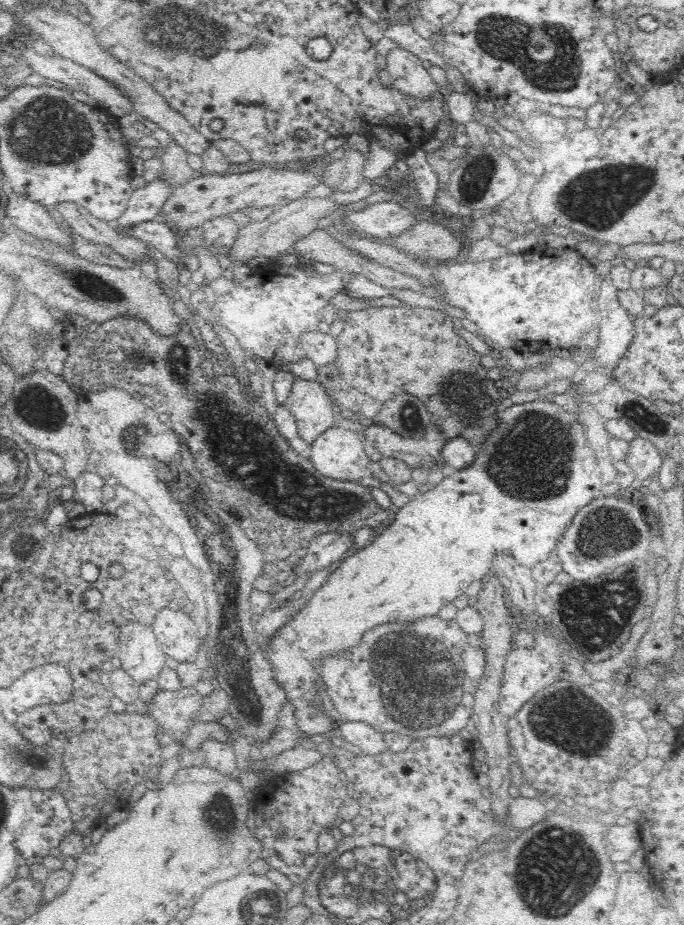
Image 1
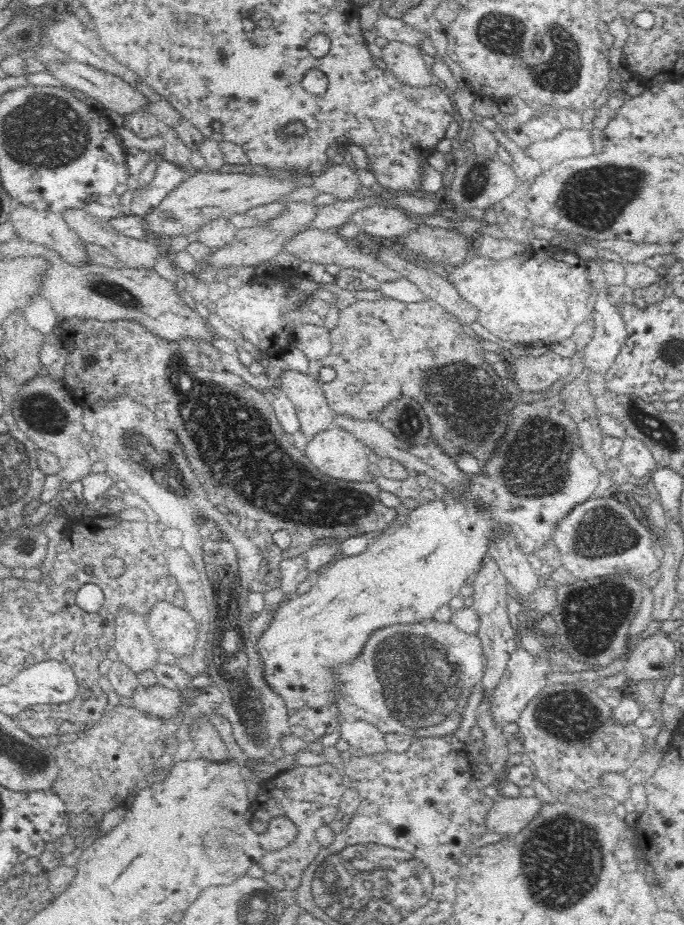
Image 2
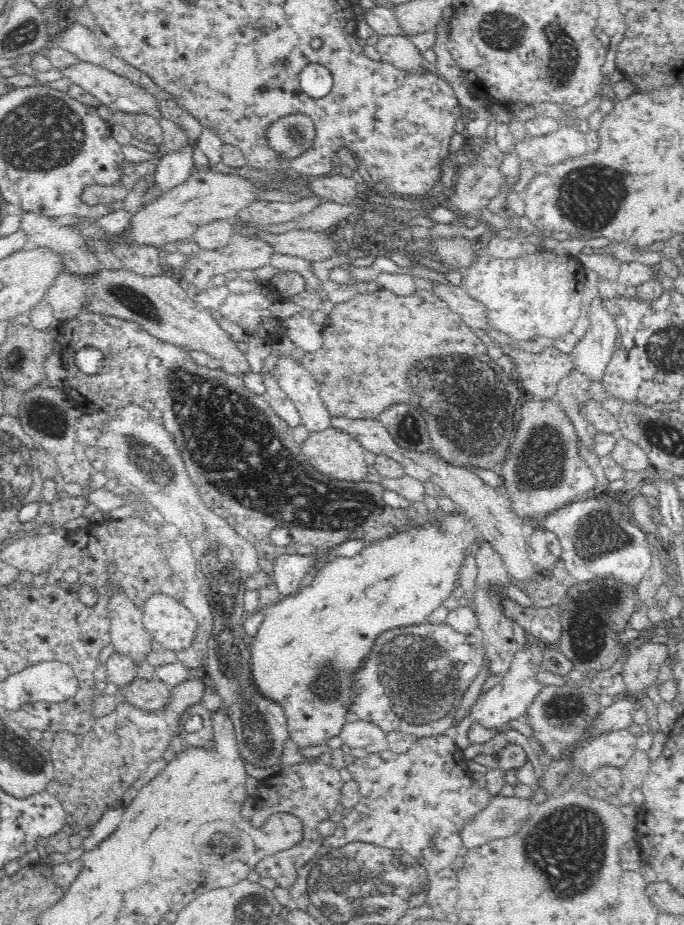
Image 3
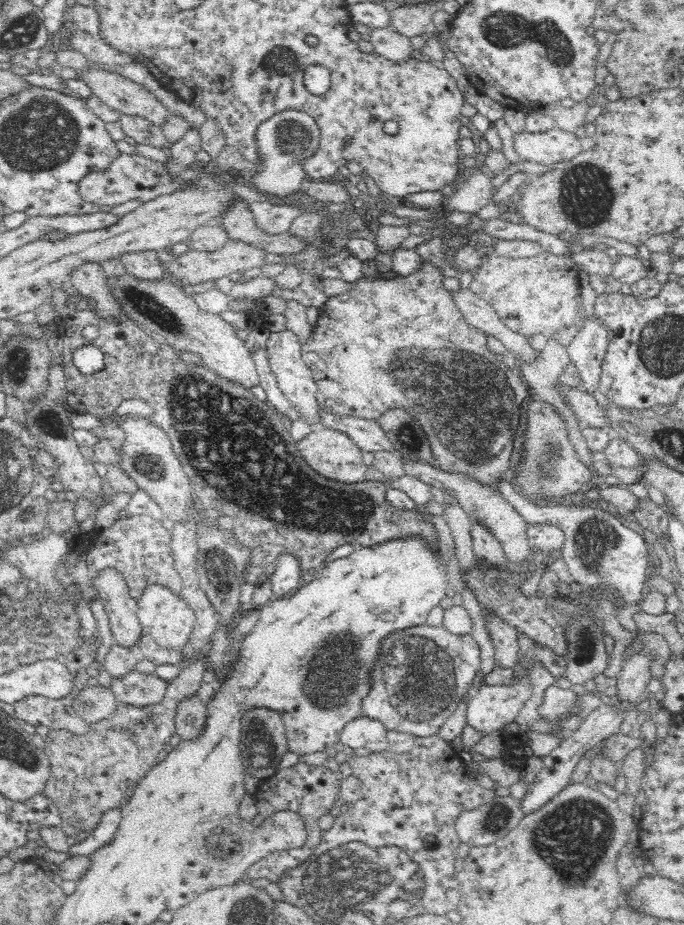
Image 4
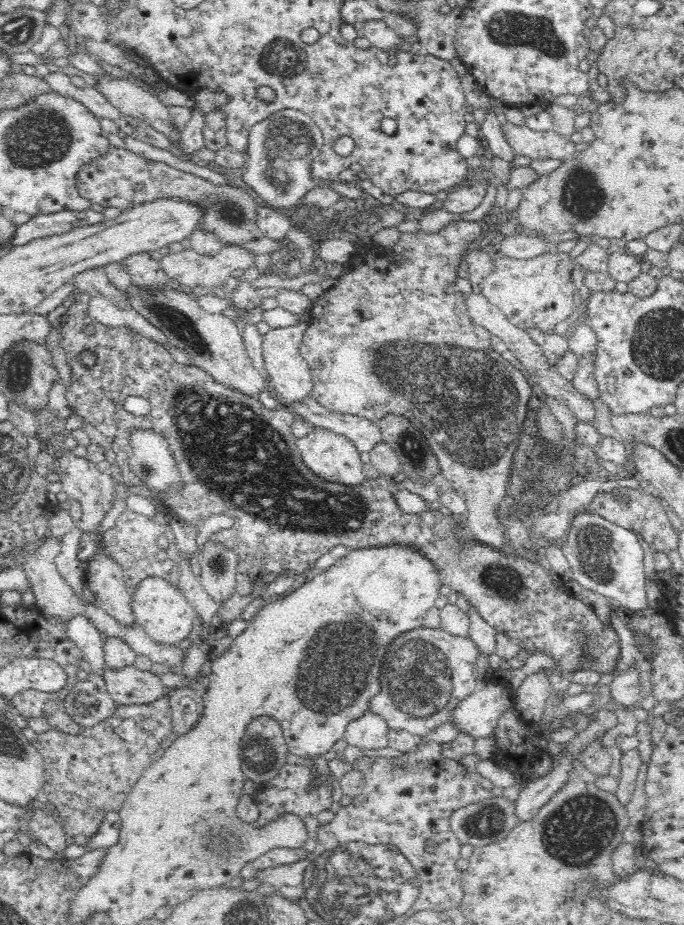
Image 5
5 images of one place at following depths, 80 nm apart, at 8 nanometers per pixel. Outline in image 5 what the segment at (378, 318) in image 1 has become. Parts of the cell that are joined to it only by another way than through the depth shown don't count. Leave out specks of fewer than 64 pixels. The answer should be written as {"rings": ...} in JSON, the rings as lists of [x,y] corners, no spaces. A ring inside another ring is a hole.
{"rings":[[[454,221],[447,224],[437,233],[426,233],[422,230],[419,233],[404,233],[399,242],[391,250],[376,247],[373,244],[363,255],[354,254],[350,261],[352,272],[344,274],[338,271],[340,283],[324,292],[313,304],[309,326],[303,334],[299,353],[308,363],[311,370],[313,378],[311,396],[329,412],[352,414],[372,421],[378,421],[390,414],[403,415],[410,419],[412,424],[416,425],[430,442],[431,450],[436,455],[438,464],[440,465],[441,479],[447,479],[448,482],[451,482],[448,485],[453,486],[455,491],[465,499],[465,504],[468,508],[468,512],[466,513],[466,534],[468,538],[476,541],[476,543],[480,543],[480,545],[492,547],[496,551],[503,551],[502,548],[505,545],[504,535],[502,535],[502,525],[498,521],[498,511],[496,510],[498,510],[498,506],[508,501],[510,493],[508,489],[509,475],[511,474],[510,466],[511,460],[514,460],[514,452],[516,450],[514,444],[518,444],[518,435],[522,433],[523,421],[527,417],[530,417],[529,415],[531,414],[530,408],[526,408],[526,405],[530,404],[530,396],[538,394],[538,390],[532,384],[532,380],[528,377],[528,374],[522,374],[518,370],[518,361],[511,364],[508,361],[501,360],[500,354],[491,350],[489,339],[491,334],[484,327],[473,324],[472,320],[470,320],[468,309],[466,309],[466,301],[464,301],[464,294],[460,292],[446,292],[448,284],[453,283],[464,272],[462,256],[469,251],[468,244],[478,238],[480,234],[482,234],[482,227],[478,221]],[[400,256],[404,258],[402,264],[398,264]],[[376,316],[380,316],[384,320],[376,320]],[[384,338],[390,338],[390,340],[384,340]],[[392,342],[396,342],[396,344],[392,344]],[[380,352],[382,352],[382,356],[380,356]],[[414,392],[418,392],[418,394],[414,394]]]}

